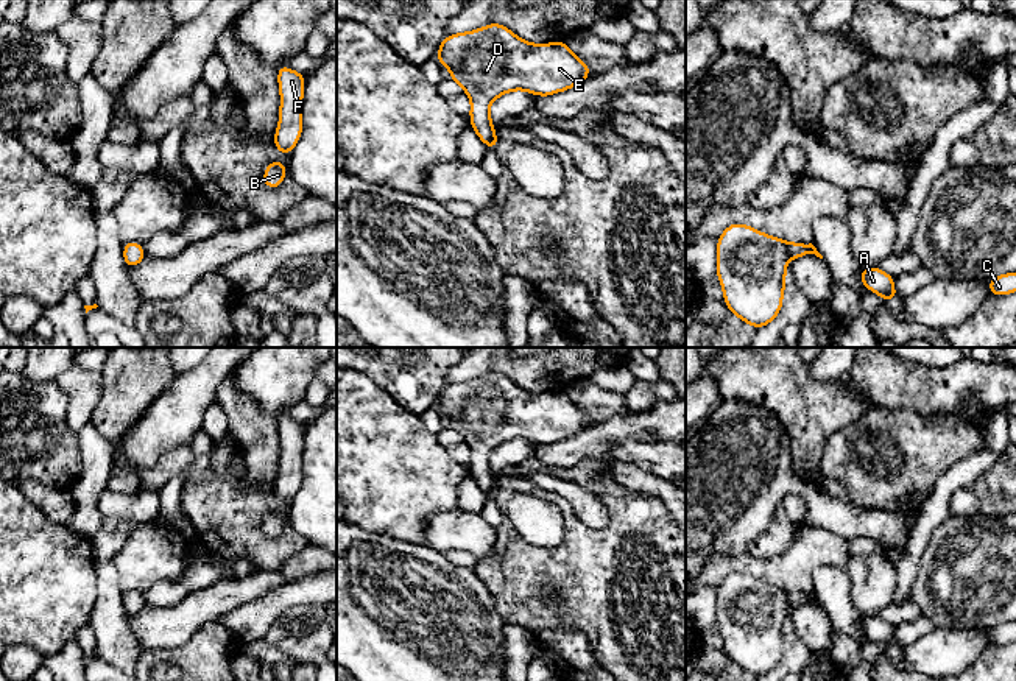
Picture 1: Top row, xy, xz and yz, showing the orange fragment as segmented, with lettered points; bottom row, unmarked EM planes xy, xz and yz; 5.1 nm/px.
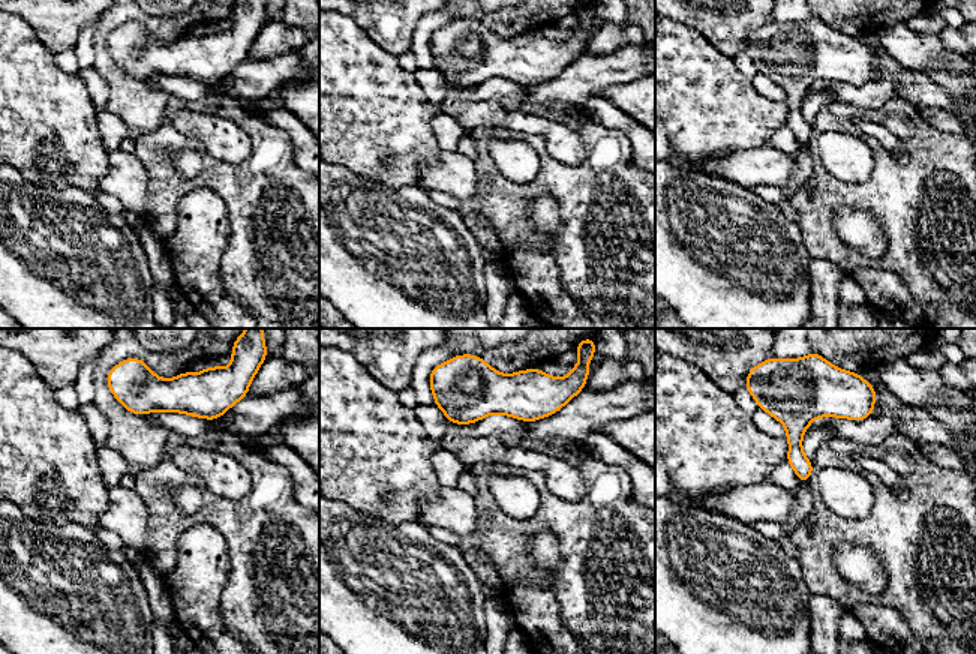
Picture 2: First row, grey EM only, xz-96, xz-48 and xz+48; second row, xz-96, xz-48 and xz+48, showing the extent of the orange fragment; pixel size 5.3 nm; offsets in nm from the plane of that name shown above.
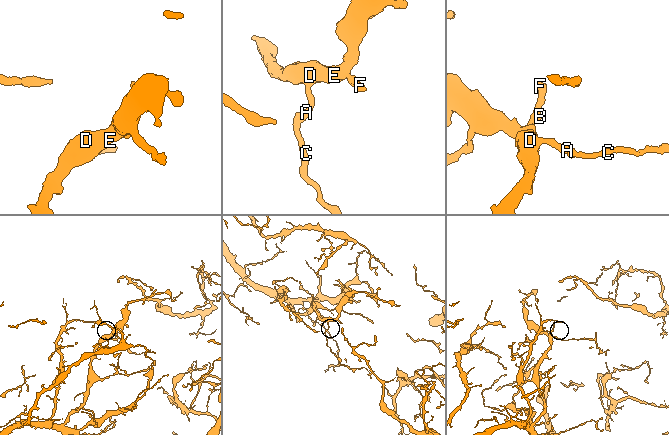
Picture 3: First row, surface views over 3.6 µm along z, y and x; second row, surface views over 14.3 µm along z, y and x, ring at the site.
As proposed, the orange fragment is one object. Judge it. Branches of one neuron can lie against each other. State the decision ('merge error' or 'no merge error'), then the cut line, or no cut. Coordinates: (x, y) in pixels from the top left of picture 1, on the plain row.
no merge error; no cut

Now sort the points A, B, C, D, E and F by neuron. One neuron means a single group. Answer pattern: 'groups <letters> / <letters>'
groups A B C D E F

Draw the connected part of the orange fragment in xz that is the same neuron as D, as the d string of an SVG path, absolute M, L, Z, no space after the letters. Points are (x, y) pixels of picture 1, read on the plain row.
M496 371L467 382L446 385L435 408L450 419L449 427L460 433L471 447L471 477L491 499L500 494L489 463L489 455L494 449L511 439L550 446L556 441L569 439L591 425L589 415L564 390L530 393L517 386L505 374Z

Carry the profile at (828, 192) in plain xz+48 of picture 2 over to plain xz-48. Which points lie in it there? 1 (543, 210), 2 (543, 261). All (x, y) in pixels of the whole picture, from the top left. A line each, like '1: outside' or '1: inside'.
1: outside
2: outside

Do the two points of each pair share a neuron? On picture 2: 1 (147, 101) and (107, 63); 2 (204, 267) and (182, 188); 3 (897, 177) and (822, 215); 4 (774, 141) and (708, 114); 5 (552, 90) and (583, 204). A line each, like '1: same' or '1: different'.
1: same
2: different
3: same
4: different
5: different

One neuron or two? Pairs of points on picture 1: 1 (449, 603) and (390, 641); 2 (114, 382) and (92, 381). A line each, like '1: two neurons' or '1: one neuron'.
1: one neuron
2: two neurons

